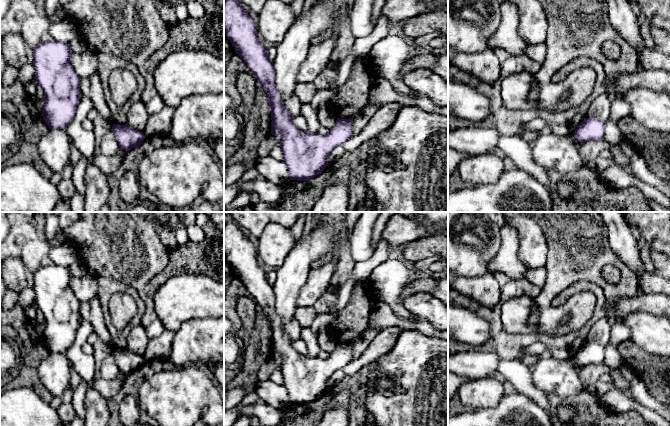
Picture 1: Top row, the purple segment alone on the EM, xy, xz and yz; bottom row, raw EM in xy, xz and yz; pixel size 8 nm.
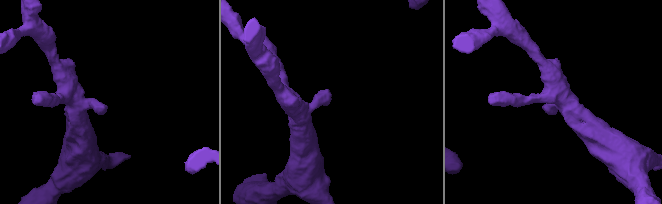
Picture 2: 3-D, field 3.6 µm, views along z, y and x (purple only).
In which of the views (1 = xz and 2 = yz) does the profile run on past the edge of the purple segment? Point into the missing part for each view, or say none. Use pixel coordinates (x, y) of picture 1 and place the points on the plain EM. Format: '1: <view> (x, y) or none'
1: none
2: none

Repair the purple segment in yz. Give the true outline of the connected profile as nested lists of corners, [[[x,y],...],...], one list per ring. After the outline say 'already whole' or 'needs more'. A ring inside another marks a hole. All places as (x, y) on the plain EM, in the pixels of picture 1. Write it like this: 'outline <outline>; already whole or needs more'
outline [[[585,342],[573,357],[581,368],[591,364],[601,364],[605,359],[605,345],[596,342]]]; already whole

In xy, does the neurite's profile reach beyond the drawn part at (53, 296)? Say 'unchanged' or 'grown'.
unchanged

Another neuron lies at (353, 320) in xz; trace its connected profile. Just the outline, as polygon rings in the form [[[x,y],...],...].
[[[369,278],[356,282],[340,315],[330,322],[329,334],[337,342],[353,342],[368,327],[377,298]]]

